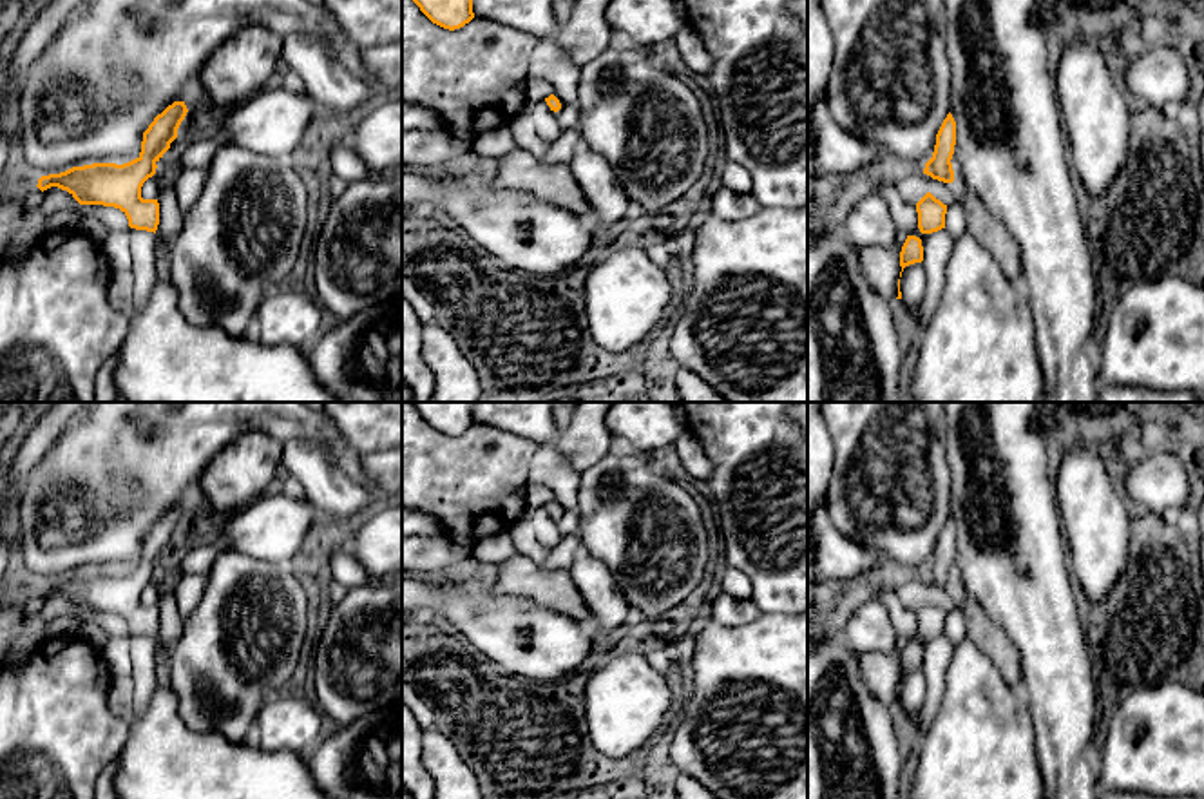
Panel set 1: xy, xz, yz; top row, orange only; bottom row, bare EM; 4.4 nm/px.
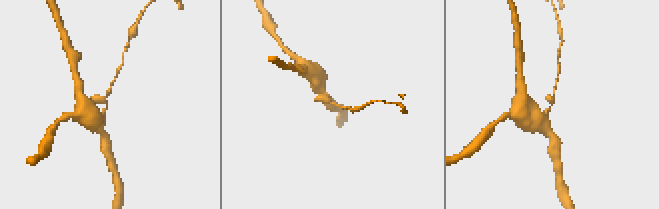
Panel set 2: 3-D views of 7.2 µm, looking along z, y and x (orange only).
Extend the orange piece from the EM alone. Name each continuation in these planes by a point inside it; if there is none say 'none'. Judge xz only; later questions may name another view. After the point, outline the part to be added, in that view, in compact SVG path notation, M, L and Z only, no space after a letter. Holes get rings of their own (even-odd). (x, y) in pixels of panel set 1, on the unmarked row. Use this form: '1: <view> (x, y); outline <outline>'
none

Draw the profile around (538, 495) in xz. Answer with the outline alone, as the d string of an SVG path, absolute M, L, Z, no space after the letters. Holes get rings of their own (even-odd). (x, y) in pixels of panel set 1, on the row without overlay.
M529 484L529 489L527 489L527 504L530 507L540 507L540 505L545 505L552 500L552 493L547 486L543 484Z

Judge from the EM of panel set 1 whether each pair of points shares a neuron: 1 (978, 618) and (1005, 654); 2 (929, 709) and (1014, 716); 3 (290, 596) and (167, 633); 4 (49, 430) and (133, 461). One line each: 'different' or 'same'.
1: same
2: different
3: different
4: different

